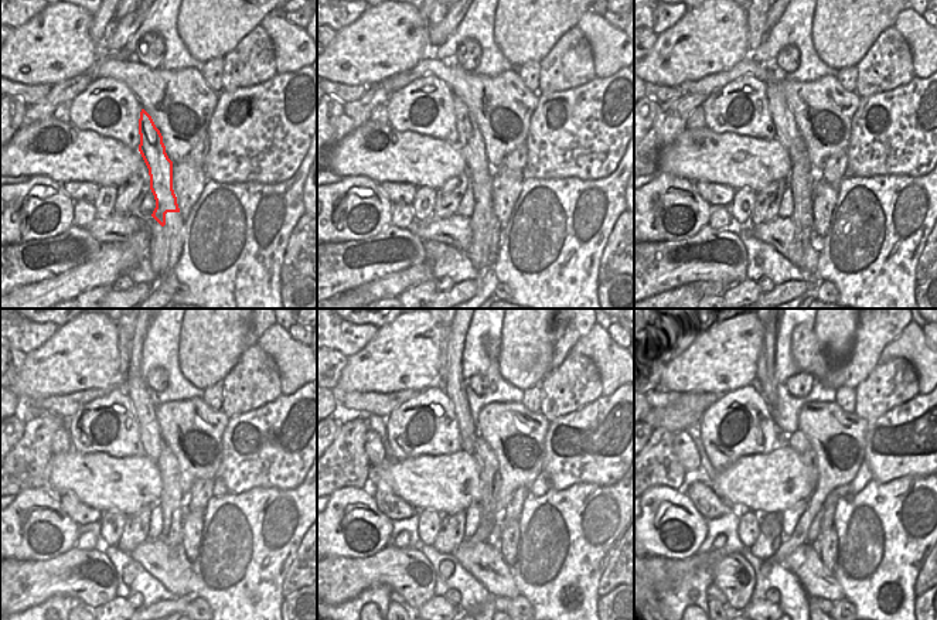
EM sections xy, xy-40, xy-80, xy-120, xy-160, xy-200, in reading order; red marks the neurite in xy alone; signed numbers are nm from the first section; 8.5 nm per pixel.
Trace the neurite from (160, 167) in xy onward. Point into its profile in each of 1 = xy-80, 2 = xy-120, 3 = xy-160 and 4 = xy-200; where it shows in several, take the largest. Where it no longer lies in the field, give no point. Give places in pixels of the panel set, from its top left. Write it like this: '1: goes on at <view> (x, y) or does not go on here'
1: goes on at xy-80 (789, 136)
2: goes on at xy-120 (150, 436)
3: goes on at xy-160 (455, 389)
4: goes on at xy-200 (770, 397)

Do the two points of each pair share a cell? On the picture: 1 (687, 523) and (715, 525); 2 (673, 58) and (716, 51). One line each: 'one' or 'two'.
1: two
2: one

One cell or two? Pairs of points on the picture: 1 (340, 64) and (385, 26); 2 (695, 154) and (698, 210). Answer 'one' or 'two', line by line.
1: one
2: two

